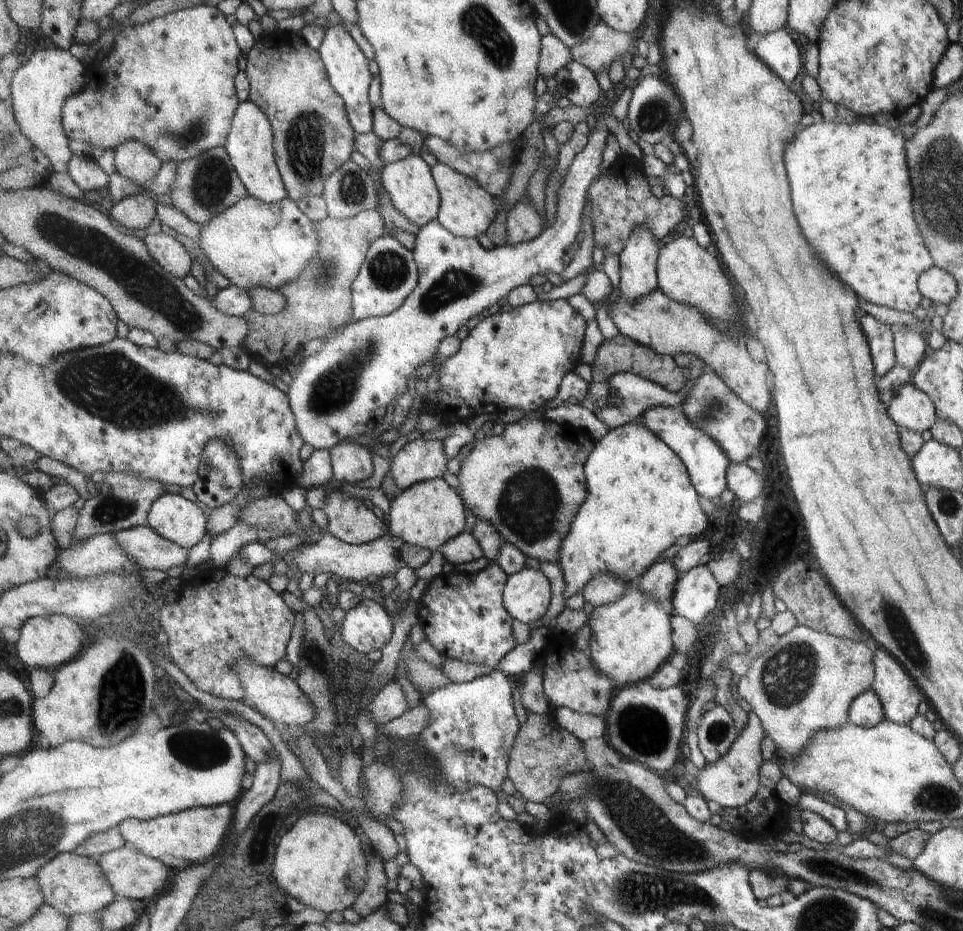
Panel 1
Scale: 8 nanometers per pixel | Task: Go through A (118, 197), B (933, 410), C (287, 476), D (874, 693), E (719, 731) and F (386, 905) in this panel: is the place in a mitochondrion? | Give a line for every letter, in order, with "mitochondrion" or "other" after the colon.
A: other
B: other
C: other
D: other
E: mitochondrion
F: other

